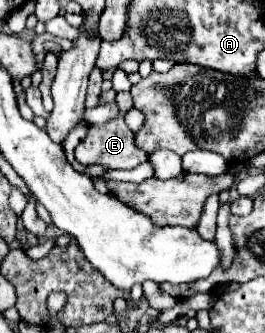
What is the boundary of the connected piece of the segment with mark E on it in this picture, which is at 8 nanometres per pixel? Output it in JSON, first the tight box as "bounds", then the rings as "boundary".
{"bounds":[75,92,149,170],"boundary":[[[117,92],[116,102],[117,106],[119,106],[119,118],[117,118],[117,120],[111,120],[111,122],[107,122],[107,124],[101,124],[101,126],[89,126],[87,138],[75,148],[75,158],[77,158],[77,162],[81,162],[81,164],[85,164],[85,166],[103,164],[103,166],[107,166],[107,168],[111,168],[111,170],[115,170],[115,168],[129,170],[129,168],[135,168],[137,164],[141,164],[141,162],[145,162],[145,160],[149,158],[149,154],[135,144],[135,134],[133,134],[133,132],[127,128],[127,124],[125,124],[125,114],[128,109],[133,107],[130,92]]]}

